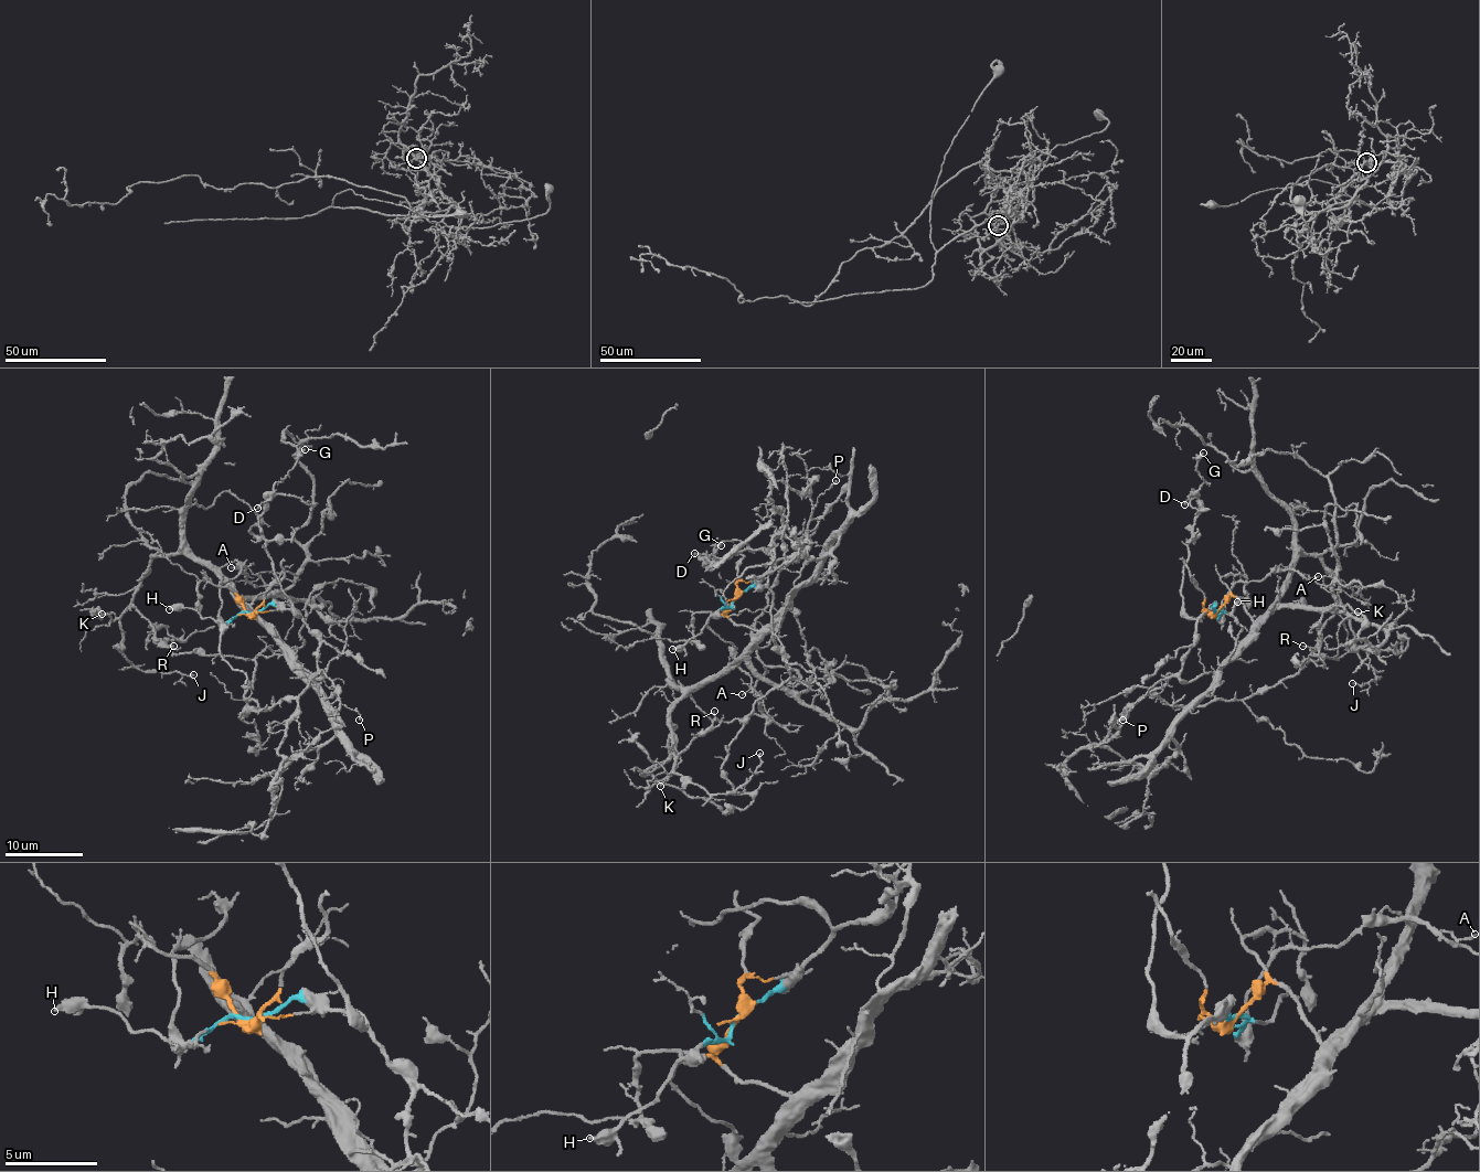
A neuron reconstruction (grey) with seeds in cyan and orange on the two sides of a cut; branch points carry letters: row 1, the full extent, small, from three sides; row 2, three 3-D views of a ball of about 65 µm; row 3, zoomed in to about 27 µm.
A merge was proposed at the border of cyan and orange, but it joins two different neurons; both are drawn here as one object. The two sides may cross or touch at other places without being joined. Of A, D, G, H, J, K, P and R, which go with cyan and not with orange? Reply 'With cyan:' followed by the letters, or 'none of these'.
With cyan: A, D, G, H

